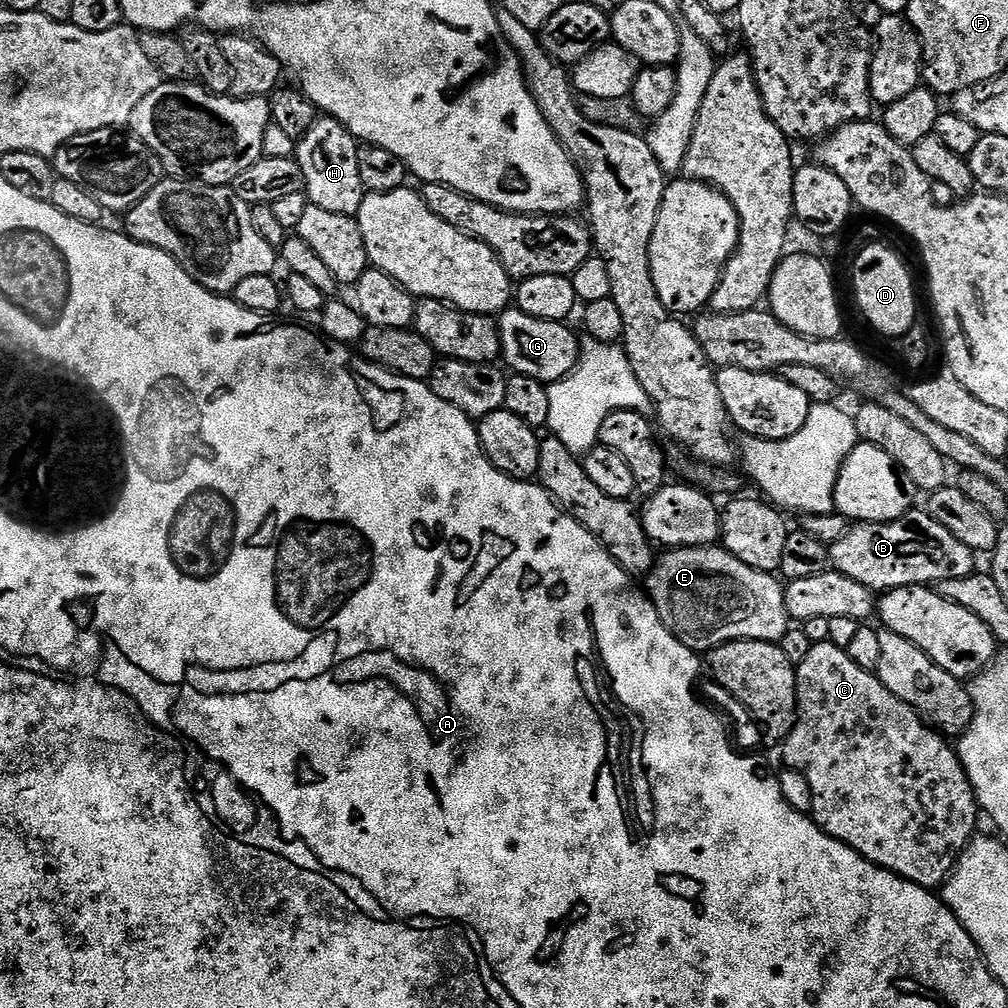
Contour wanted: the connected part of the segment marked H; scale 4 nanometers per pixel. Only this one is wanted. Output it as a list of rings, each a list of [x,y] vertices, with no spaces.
[[[320,118],[296,145],[294,159],[302,166],[304,187],[311,203],[322,206],[334,214],[355,216],[362,206],[366,189],[362,174],[358,172],[358,141],[342,126],[331,118]]]

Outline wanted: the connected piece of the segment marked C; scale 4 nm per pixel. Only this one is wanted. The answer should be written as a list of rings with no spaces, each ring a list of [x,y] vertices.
[[[831,642],[827,644],[814,644],[810,654],[802,658],[802,662],[796,665],[796,726],[786,738],[788,752],[792,755],[791,767],[795,771],[804,773],[810,782],[810,788],[814,794],[811,817],[819,824],[820,829],[833,836],[835,840],[841,840],[849,844],[854,851],[862,854],[872,864],[885,868],[891,872],[897,872],[902,878],[914,882],[918,886],[929,890],[936,890],[947,880],[948,875],[956,869],[960,861],[960,855],[968,849],[968,843],[977,835],[976,815],[981,815],[982,809],[978,803],[976,789],[961,760],[961,754],[944,736],[943,731],[937,730],[931,723],[926,722],[916,709],[911,708],[902,698],[890,694],[886,686],[880,681],[876,672],[867,672],[854,658],[850,658],[847,650],[838,647]]]

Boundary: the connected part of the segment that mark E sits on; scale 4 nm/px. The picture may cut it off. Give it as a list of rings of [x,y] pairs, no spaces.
[[[723,546],[673,548],[665,551],[653,564],[646,583],[646,595],[658,610],[664,625],[693,650],[711,650],[732,640],[779,642],[790,627],[788,606],[784,597],[785,585],[771,572],[759,572],[756,568],[746,566],[746,562],[739,560]]]

